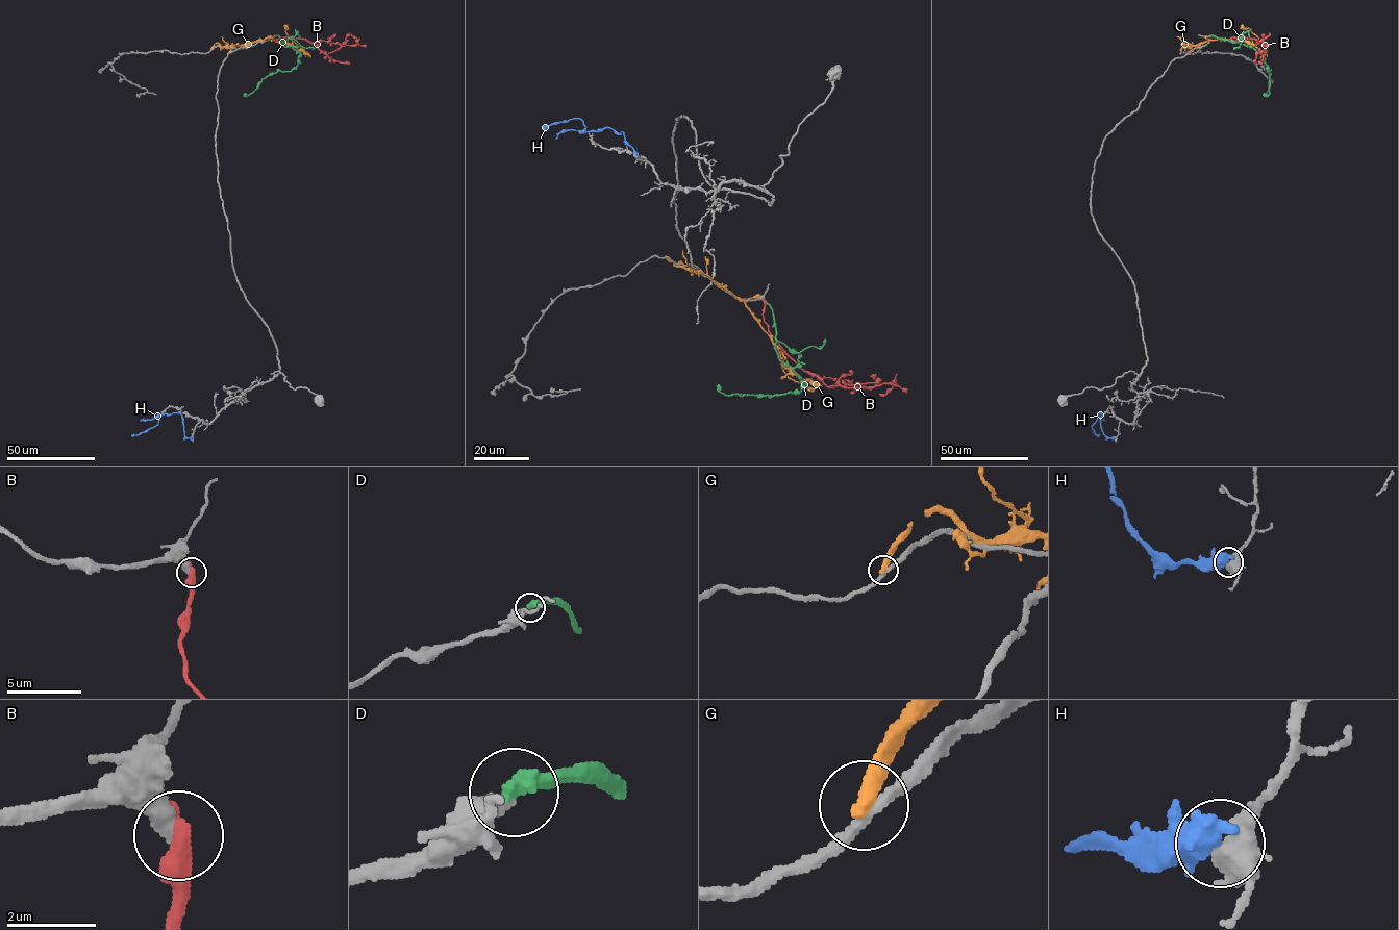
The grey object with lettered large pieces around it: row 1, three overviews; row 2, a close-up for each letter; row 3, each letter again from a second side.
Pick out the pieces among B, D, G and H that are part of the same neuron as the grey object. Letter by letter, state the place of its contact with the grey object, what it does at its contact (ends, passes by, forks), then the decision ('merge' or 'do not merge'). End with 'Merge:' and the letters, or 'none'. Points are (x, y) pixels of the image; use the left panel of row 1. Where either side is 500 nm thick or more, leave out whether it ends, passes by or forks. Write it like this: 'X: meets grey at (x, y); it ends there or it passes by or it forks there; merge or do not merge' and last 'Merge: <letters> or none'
B: meets grey at (274, 36); it ends there; do not merge
D: meets grey at (274, 35); it ends there; merge
G: meets grey at (210, 50); it ends there; do not merge
H: meets grey at (192, 437); do not merge
Merge: D

